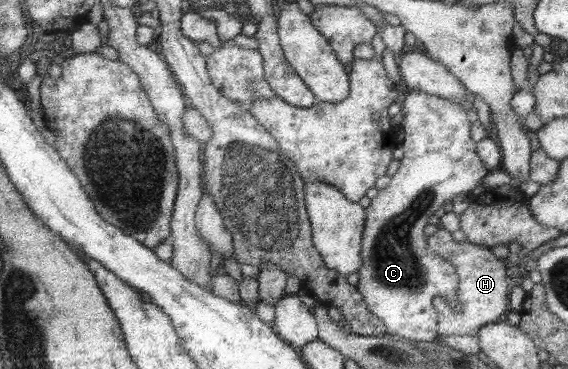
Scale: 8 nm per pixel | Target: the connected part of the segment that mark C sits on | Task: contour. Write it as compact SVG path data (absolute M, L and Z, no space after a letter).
M417 91L408 92L398 117L403 156L399 160L396 172L384 188L370 199L365 209L365 228L361 239L362 267L358 270L359 281L357 292L362 296L366 307L385 325L385 332L396 337L416 340L418 342L434 341L437 334L437 311L433 306L433 298L441 297L448 307L459 310L456 300L459 283L452 264L433 255L426 248L424 232L422 232L428 216L439 208L446 200L452 200L457 194L469 193L480 184L480 179L488 170L478 155L474 155L474 142L468 136L468 118L460 104Z

